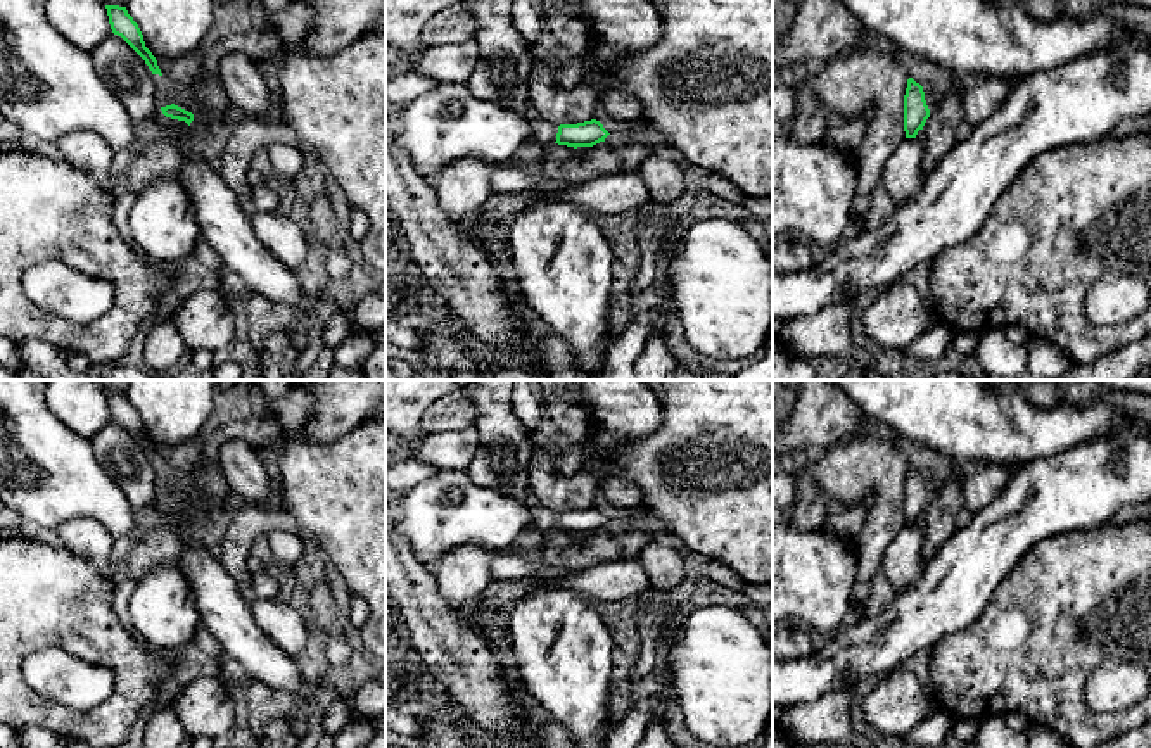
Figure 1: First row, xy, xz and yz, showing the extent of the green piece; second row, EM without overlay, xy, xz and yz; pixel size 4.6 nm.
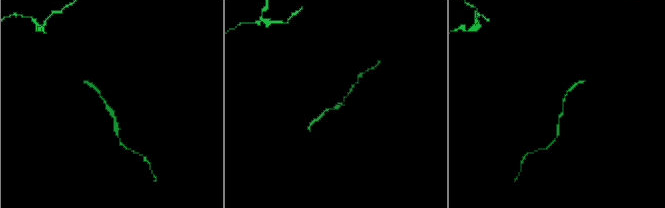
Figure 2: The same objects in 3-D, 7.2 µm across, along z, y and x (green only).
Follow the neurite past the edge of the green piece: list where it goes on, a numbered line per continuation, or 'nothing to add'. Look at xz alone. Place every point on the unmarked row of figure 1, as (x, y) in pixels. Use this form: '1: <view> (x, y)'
nothing to add

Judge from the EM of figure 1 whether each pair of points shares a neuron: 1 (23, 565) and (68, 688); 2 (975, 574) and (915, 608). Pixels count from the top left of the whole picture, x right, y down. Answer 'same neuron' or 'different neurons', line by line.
1: different neurons
2: same neuron

